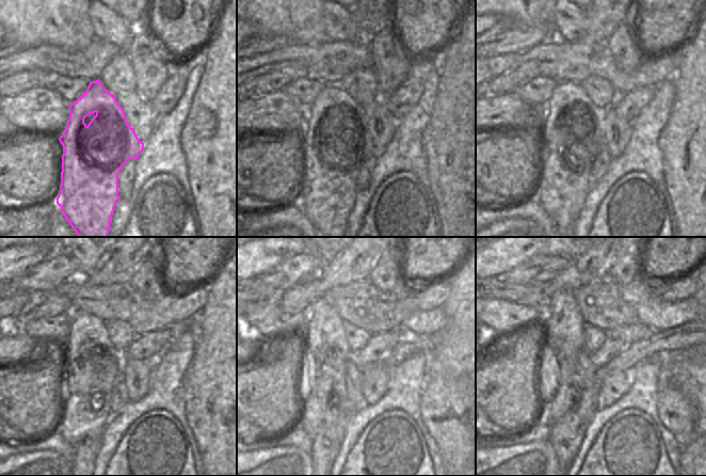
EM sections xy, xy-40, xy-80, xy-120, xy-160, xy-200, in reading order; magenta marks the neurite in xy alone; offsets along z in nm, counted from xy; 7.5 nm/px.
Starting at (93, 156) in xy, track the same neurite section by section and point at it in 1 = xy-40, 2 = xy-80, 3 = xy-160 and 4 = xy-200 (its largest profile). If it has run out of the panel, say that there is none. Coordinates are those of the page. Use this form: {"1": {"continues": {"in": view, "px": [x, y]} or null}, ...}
{"1": {"continues": {"in": "xy-40", "px": [326, 194]}}, "2": {"continues": {"in": "xy-80", "px": [561, 193]}}, "3": {"continues": {"in": "xy-160", "px": [325, 329]}}, "4": {"continues": {"in": "xy-200", "px": [563, 334]}}}

